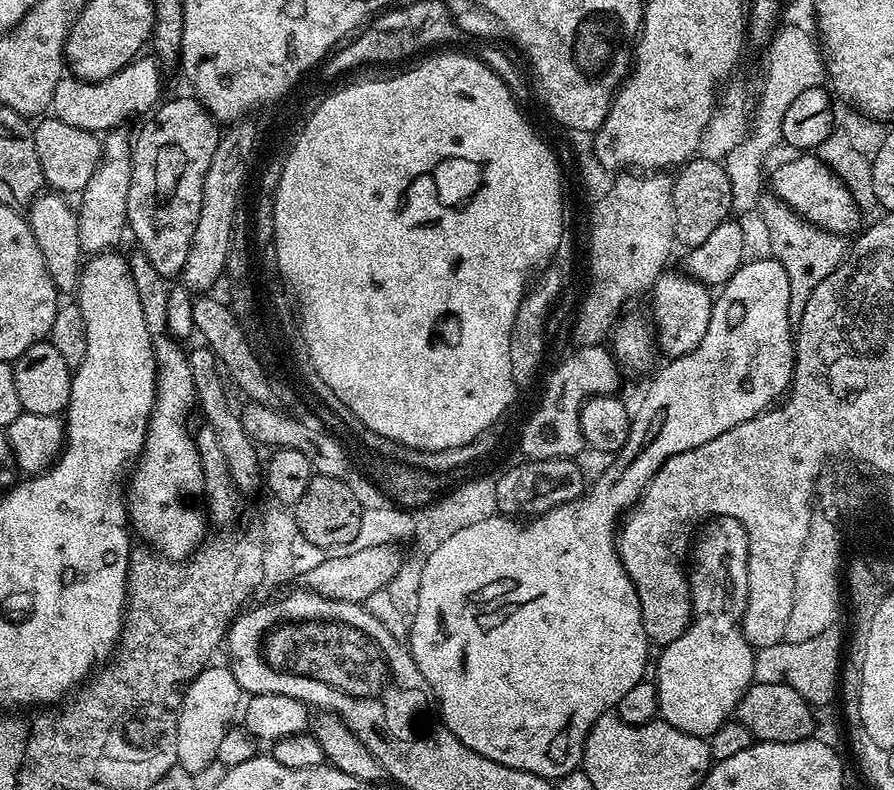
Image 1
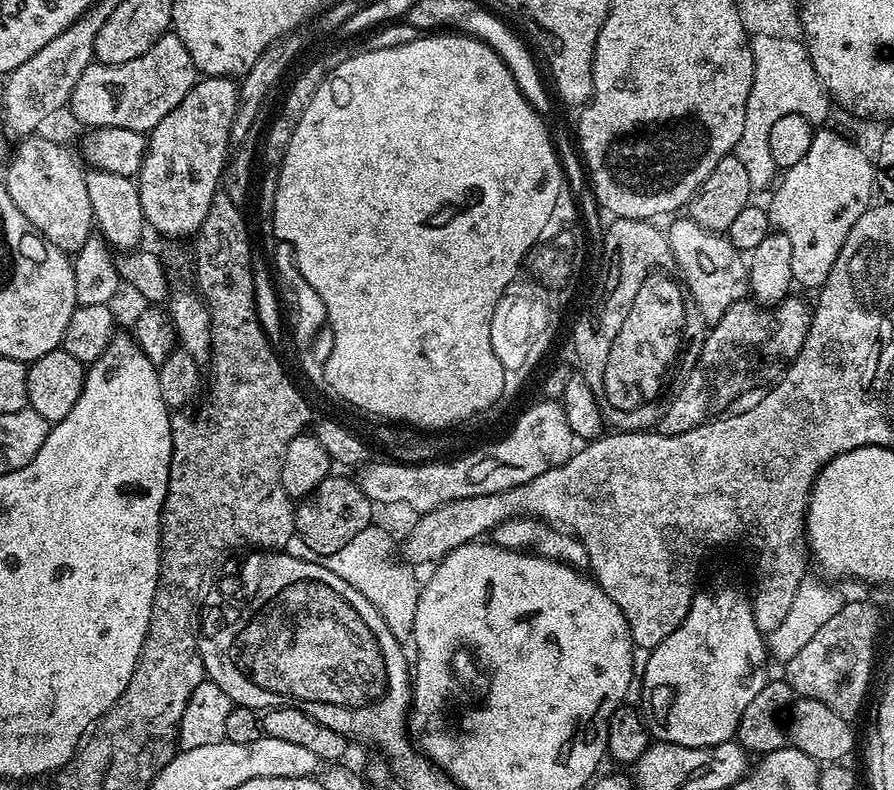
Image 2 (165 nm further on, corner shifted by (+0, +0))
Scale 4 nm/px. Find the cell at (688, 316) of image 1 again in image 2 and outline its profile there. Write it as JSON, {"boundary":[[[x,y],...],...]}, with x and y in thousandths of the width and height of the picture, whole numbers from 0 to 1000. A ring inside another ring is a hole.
{"boundary":[[[773,276],[764,277],[754,280],[745,289],[754,339],[763,351],[764,363],[773,384],[774,380],[779,384],[780,392],[792,408],[800,408],[808,403],[808,397],[812,397],[812,392],[817,392],[817,387],[821,387],[821,382],[838,373],[838,330],[833,320],[823,314],[813,297],[786,289]]]}

